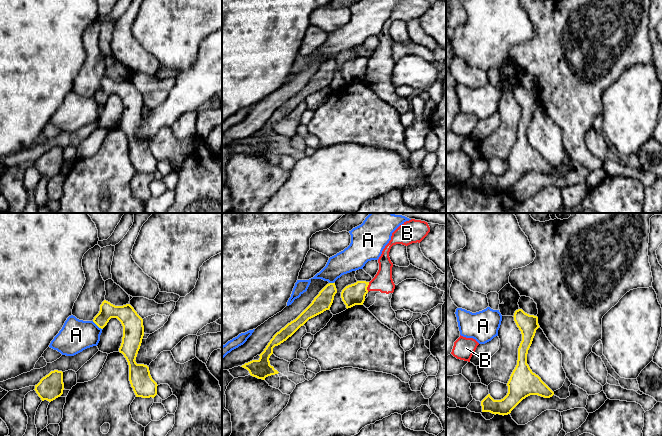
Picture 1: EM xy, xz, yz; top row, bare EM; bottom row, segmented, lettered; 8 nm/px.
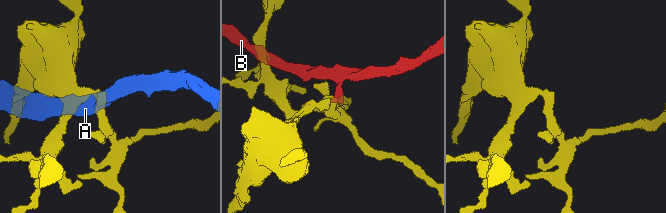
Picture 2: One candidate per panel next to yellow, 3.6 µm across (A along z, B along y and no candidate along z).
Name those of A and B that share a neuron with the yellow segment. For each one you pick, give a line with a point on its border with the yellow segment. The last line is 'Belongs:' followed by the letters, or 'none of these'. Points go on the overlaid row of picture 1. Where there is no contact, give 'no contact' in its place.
Belongs: none of these

